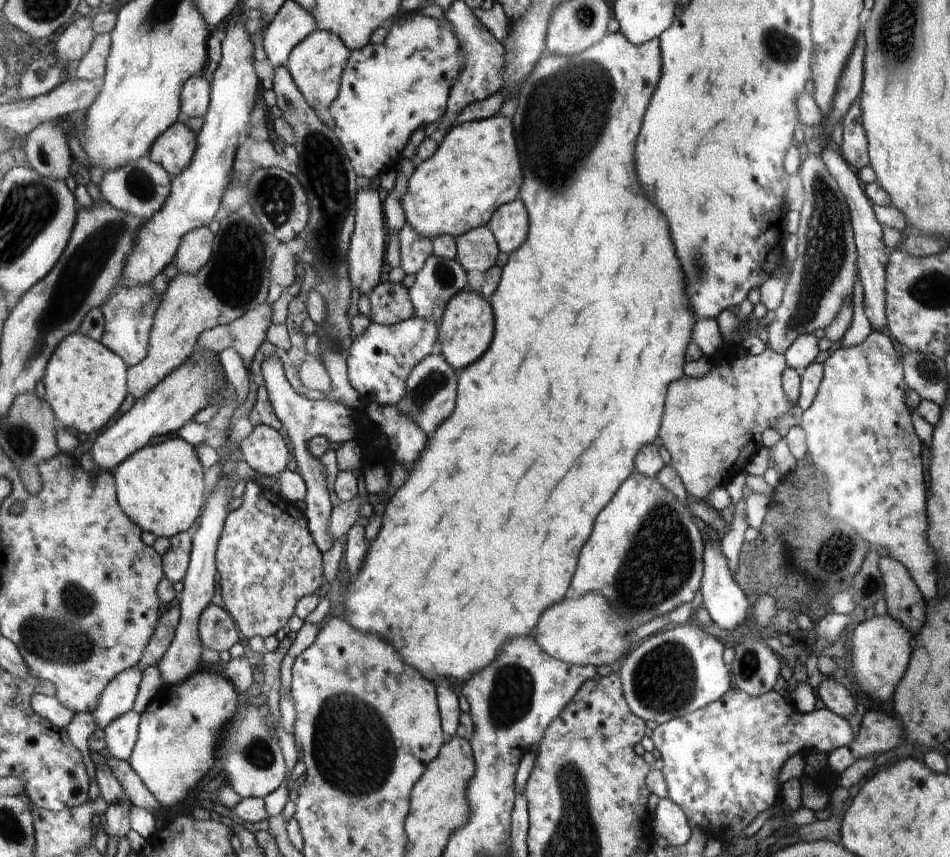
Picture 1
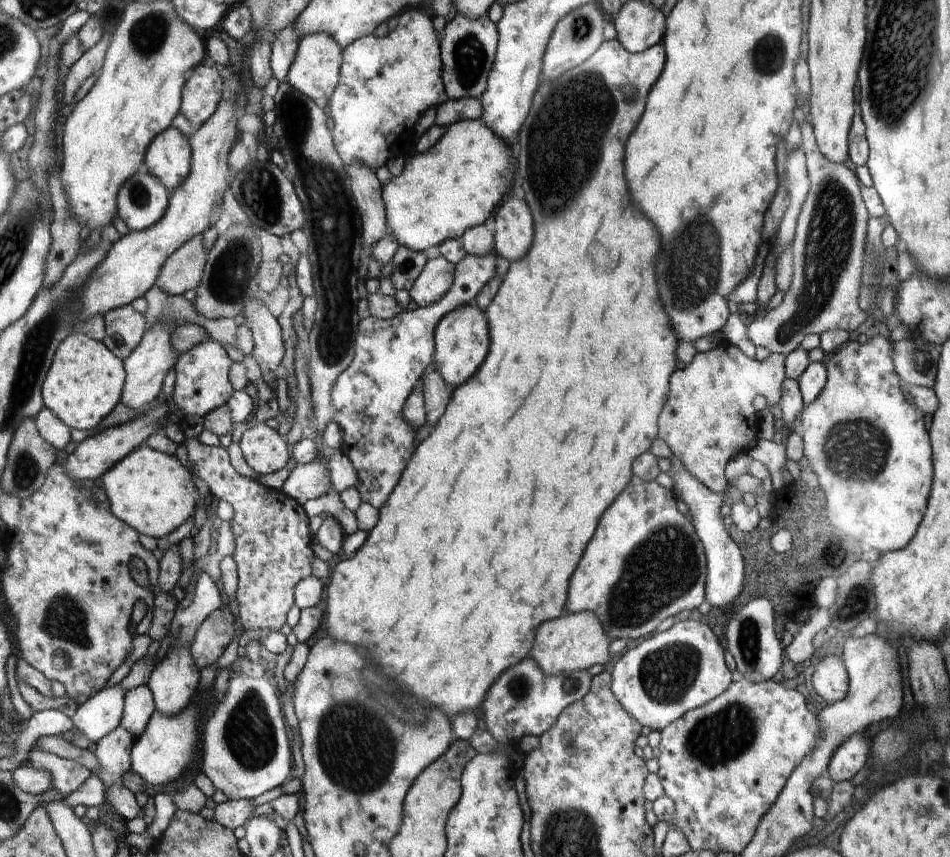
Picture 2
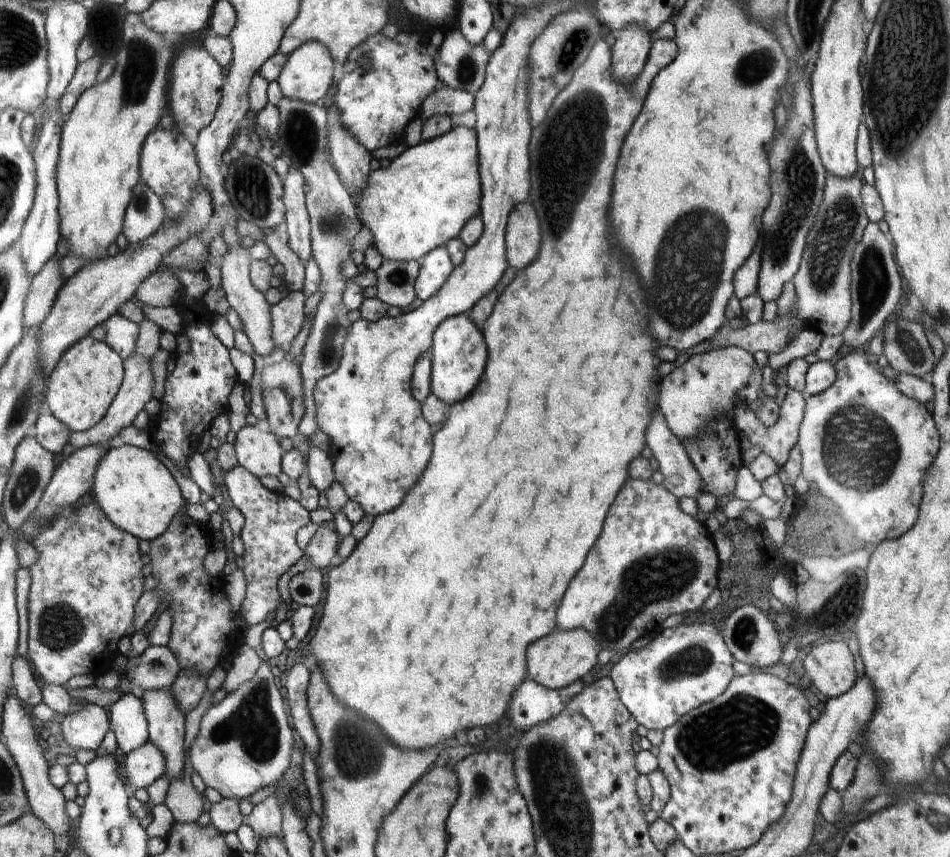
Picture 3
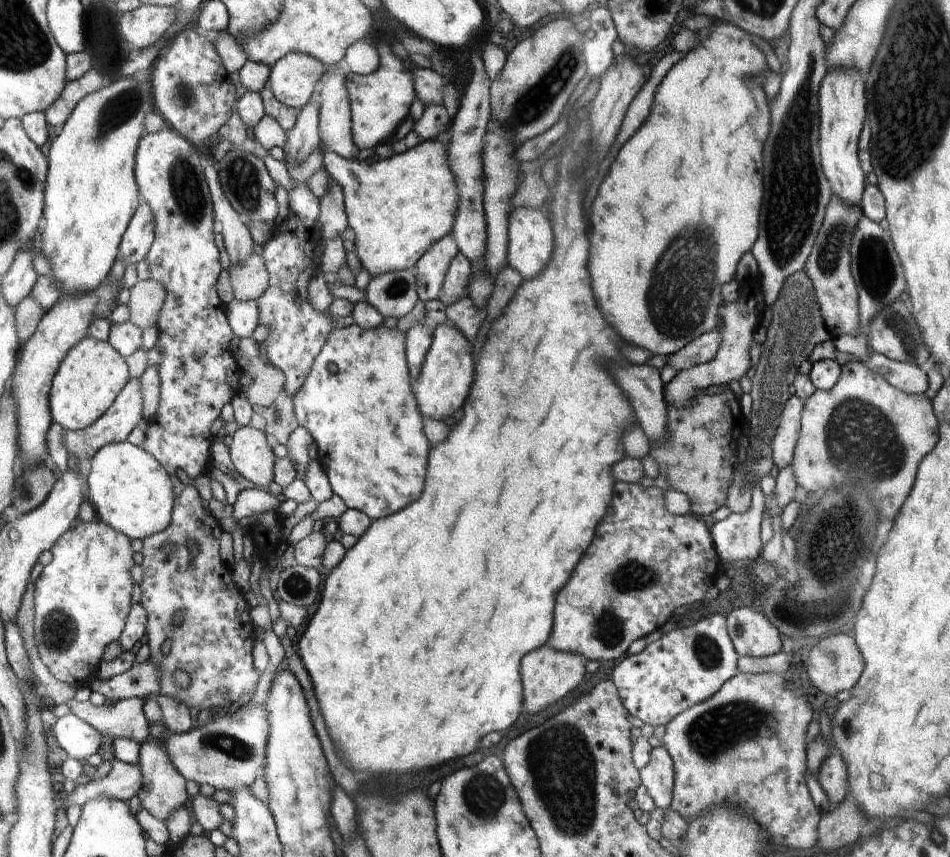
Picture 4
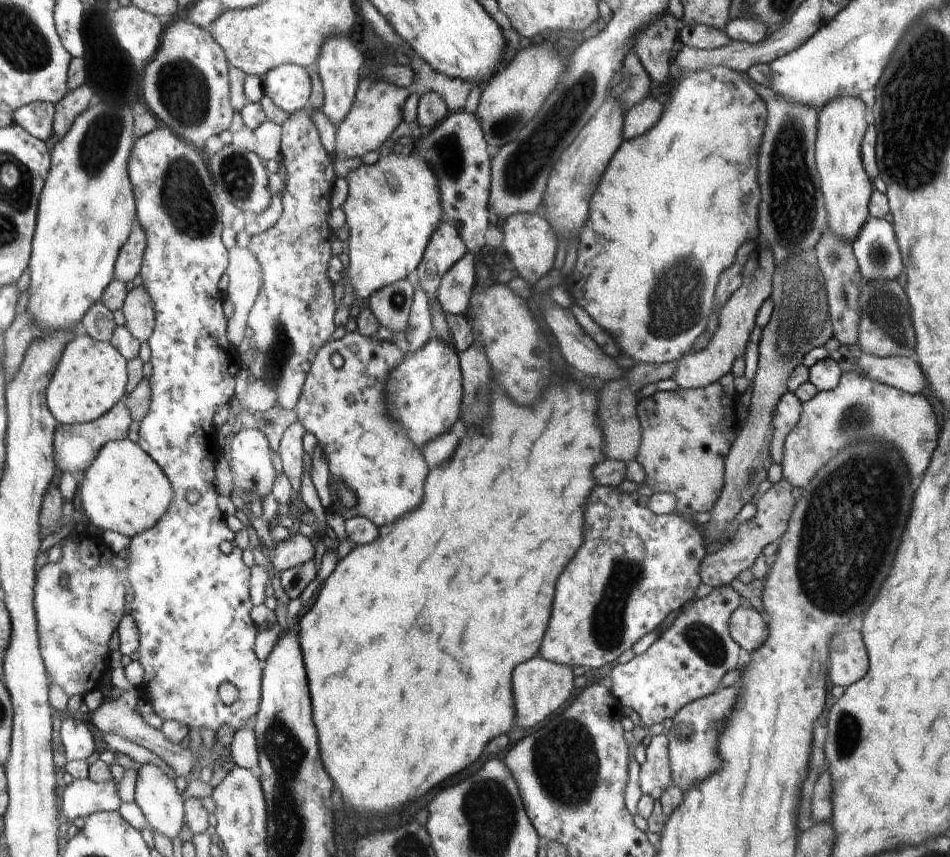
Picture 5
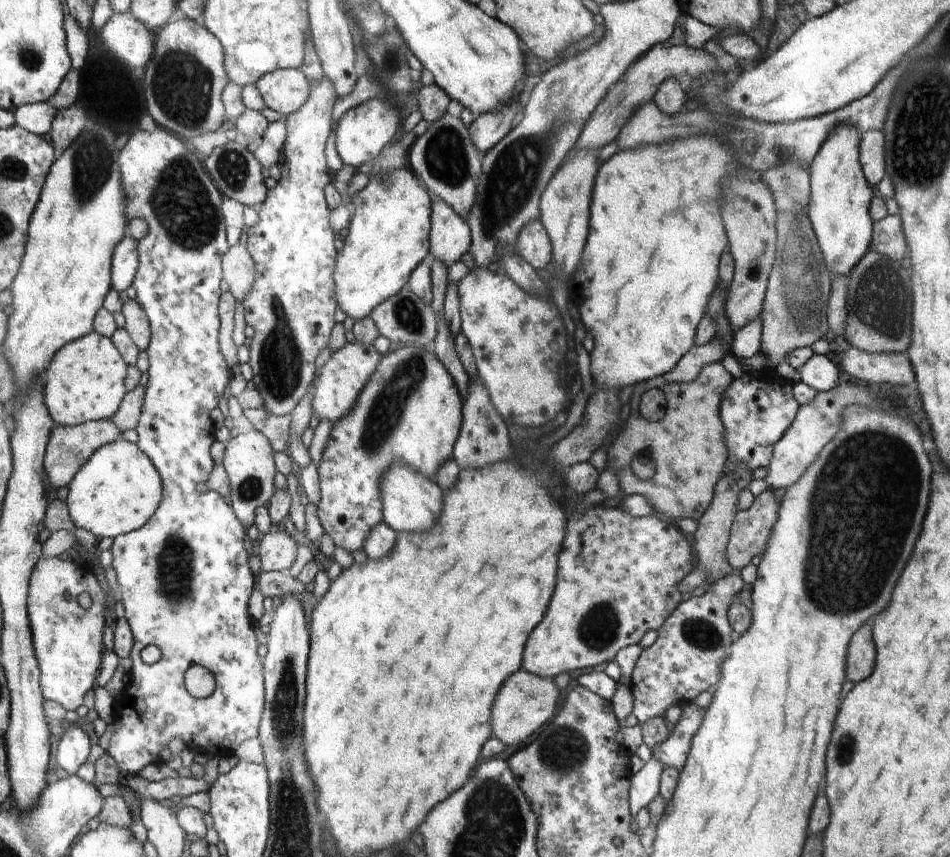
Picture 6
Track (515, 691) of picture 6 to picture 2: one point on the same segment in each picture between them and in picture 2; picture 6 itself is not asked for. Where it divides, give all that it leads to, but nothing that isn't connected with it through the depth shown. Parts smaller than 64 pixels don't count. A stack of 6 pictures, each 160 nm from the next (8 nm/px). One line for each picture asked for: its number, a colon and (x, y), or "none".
2: (575, 641)
3: (557, 660)
4: (548, 674)
5: (540, 687)

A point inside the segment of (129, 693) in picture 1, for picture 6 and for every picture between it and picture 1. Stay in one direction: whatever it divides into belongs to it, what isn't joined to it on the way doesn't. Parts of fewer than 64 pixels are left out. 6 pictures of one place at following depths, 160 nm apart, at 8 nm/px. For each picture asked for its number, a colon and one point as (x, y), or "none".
2: (101, 713)
3: (86, 728)
4: (80, 740)
5: (78, 743)
6: (73, 749)

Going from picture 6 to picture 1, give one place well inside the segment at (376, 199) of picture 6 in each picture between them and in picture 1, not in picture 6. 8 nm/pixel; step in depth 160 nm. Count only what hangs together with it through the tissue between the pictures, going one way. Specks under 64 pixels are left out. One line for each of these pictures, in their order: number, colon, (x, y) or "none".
1: (475, 170)
2: (458, 184)
3: (424, 198)
4: (399, 207)
5: (393, 207)

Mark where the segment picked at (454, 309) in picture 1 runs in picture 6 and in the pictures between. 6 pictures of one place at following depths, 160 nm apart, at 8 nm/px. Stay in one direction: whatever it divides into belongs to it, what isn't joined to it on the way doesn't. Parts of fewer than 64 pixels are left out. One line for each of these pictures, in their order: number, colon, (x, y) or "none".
2: (461, 338)
3: (458, 354)
4: (448, 371)
5: (425, 390)
6: (410, 411)

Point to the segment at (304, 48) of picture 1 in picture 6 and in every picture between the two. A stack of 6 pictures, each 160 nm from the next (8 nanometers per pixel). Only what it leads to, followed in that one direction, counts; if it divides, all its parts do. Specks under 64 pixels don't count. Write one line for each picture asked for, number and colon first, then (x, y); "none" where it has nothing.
2: (316, 67)
3: (307, 75)
4: (293, 80)
5: (289, 86)
6: (285, 90)

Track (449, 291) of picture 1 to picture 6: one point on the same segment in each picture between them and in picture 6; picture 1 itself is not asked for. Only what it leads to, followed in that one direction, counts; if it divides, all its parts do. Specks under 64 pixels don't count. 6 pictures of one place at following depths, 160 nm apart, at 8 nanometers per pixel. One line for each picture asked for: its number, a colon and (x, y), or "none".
2: (435, 280)
3: (436, 266)
4: (430, 271)
5: (446, 247)
6: (450, 237)

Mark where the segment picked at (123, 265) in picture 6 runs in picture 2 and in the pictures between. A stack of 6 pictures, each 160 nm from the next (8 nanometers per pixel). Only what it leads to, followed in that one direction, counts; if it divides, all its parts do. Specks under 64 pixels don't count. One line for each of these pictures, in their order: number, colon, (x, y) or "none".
2: (141, 202)
3: (144, 215)
4: (136, 242)
5: (128, 264)

